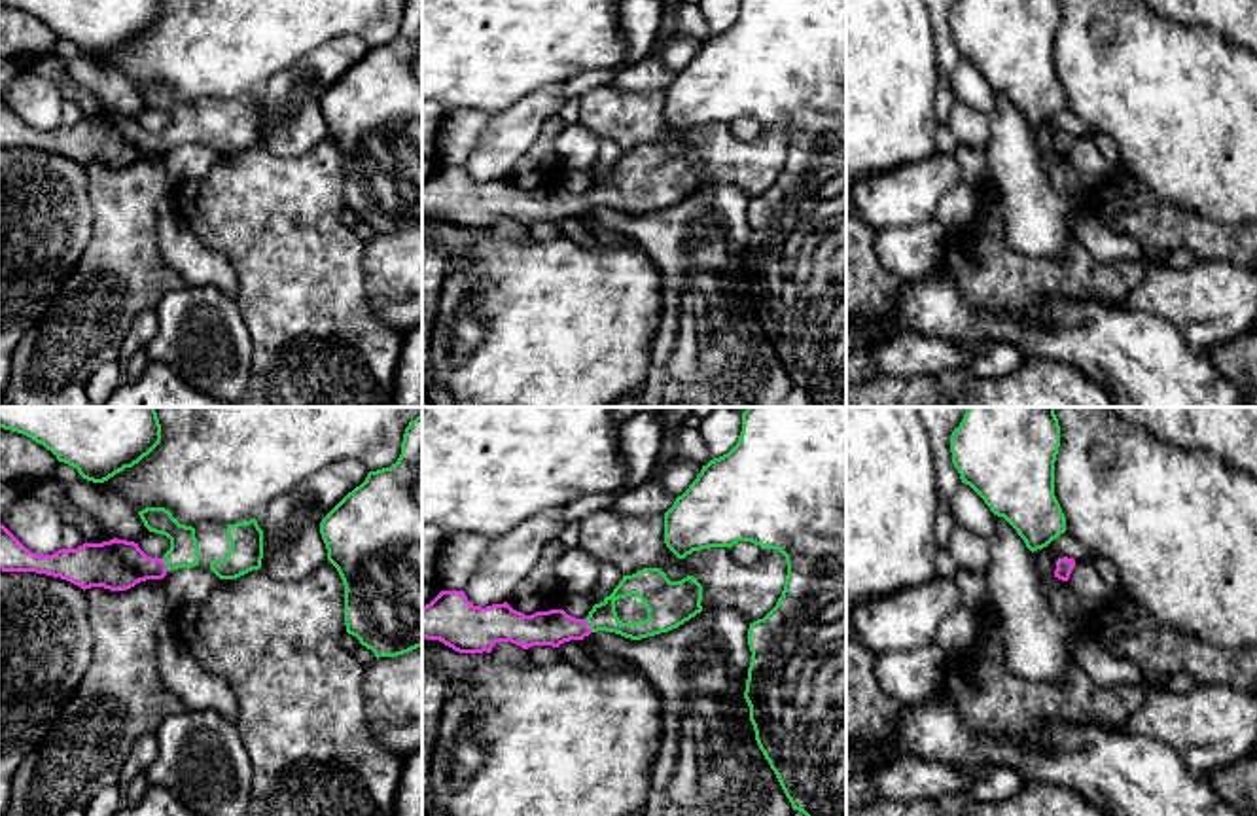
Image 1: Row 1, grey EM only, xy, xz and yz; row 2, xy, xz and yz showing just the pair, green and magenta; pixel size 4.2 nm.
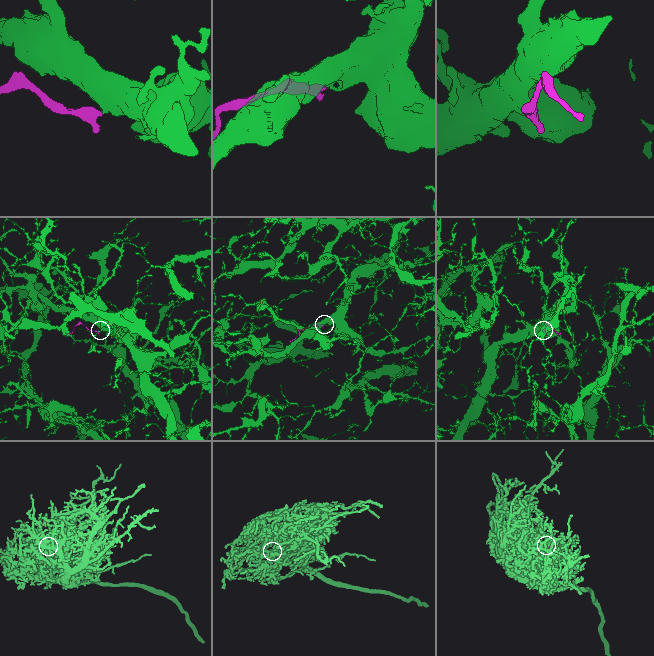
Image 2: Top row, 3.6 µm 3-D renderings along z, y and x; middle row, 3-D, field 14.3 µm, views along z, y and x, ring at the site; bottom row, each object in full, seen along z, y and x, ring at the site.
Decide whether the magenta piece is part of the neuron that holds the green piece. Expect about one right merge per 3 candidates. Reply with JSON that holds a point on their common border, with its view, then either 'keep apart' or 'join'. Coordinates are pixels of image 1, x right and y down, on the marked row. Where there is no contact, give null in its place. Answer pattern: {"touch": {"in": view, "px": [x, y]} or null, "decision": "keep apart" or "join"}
{"touch": {"in": "xz", "px": [589, 625]}, "decision": "join"}

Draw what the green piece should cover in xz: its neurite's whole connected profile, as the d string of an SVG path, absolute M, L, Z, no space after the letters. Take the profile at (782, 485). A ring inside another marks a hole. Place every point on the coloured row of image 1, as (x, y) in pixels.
M748 407L742 413L742 432L736 445L727 454L702 466L697 479L664 513L664 543L678 559L710 547L731 549L738 541L752 541L761 549L778 549L788 562L782 596L763 619L750 623L748 629L752 663L744 699L750 706L757 746L793 810L805 816L846 816L846 407Z

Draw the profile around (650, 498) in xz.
M657 475L647 477L634 490L623 492L610 509L621 515L653 517L664 515L674 502L676 498L663 488L661 475Z

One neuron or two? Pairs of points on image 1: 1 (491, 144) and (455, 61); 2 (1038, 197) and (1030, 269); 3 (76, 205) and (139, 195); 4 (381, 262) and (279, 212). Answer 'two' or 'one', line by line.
1: two
2: two
3: two
4: two

